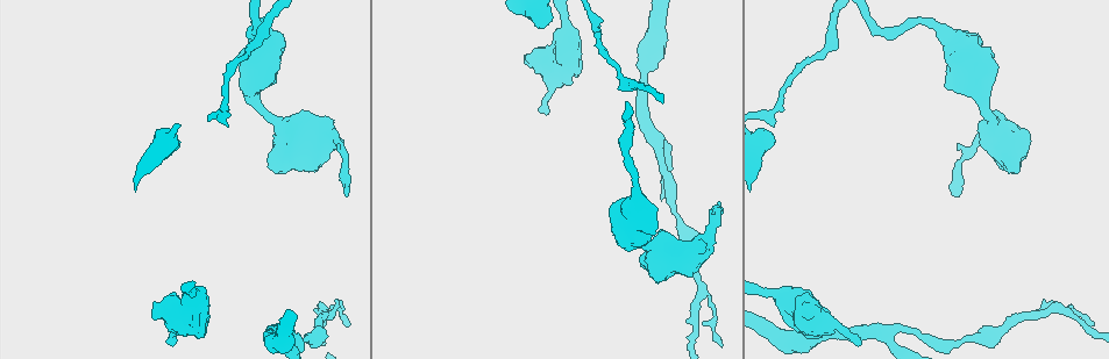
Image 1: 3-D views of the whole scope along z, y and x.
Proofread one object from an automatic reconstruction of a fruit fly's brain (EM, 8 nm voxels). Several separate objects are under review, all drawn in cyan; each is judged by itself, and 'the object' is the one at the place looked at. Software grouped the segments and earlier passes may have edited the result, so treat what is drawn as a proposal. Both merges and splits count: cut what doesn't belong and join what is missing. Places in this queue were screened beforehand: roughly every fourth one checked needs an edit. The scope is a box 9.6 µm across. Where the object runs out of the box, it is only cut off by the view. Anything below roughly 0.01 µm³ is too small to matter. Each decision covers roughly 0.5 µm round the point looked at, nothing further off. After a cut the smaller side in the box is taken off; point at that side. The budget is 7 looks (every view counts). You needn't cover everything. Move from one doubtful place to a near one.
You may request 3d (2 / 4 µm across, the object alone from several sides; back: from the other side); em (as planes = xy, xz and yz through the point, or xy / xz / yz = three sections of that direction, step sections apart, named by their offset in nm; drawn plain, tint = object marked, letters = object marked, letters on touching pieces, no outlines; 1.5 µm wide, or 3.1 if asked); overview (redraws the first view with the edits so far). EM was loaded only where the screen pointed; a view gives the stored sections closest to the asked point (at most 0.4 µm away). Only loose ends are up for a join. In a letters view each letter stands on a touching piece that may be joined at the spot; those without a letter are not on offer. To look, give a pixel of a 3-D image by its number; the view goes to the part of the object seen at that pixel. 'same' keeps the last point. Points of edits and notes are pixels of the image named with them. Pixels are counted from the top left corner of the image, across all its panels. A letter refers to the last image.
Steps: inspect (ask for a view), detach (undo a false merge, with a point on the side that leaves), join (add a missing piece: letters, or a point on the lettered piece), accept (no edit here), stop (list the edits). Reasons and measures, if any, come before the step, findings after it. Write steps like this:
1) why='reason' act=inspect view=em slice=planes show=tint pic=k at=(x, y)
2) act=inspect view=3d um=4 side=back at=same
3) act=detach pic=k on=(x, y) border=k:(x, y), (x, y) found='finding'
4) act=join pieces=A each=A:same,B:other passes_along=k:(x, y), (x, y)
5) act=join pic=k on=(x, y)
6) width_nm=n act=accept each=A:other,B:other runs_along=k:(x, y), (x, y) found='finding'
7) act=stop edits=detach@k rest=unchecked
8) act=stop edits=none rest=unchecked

why='thin end' act=inspect view=em slice=planes show=letters pic=1 at=(1092, 322)

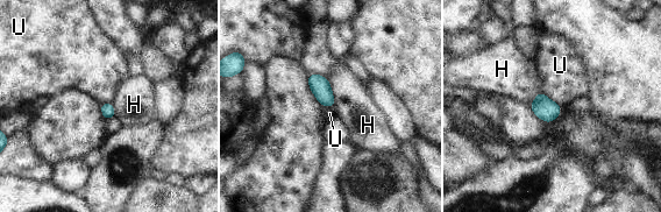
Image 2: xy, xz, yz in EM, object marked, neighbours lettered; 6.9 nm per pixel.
width_nm=90 act=accept each=H:other,U:other border=2:(542, 91), (549, 99), (562, 106) found='none of them fits'

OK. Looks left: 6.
why='long arm stops here' act=inspect view=3d um=4 pic=1 at=(953, 194)

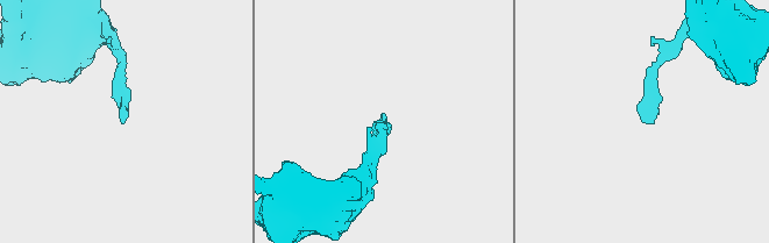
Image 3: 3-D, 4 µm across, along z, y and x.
act=inspect view=em slice=planes show=letters pic=3 at=(644, 120)

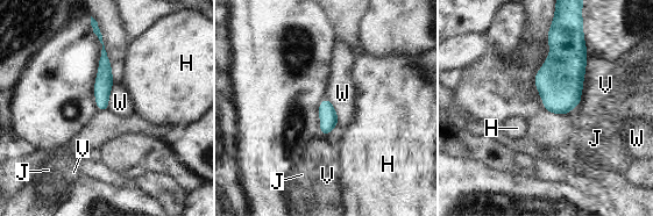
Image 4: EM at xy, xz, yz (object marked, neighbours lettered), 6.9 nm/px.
act=accept each=H:other,J:other,V:other,W:other found='none of them fits'

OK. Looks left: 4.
why='sudden change in width' act=inspect view=3d um=4 pic=1 at=(705, 240)

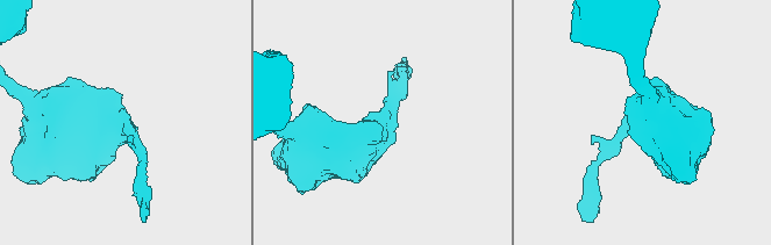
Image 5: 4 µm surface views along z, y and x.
why='now the EM' act=inspect view=em slice=planes show=plain pic=5 at=(120, 120)

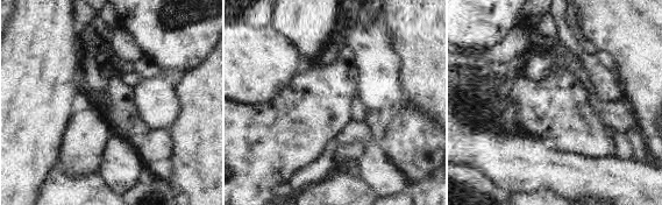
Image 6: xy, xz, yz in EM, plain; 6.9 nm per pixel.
why='see the neighbours' act=inspect view=em slice=planes show=letters at=same

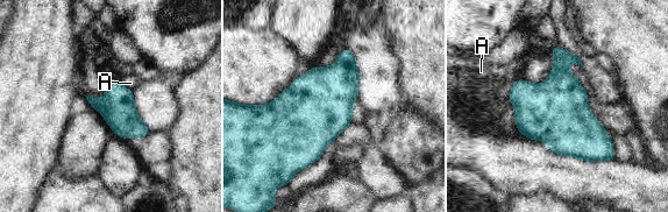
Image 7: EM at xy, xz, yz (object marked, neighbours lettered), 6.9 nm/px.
act=accept each=A:other border=7:(119, 78), (132, 91) found='continuous, no second neuron'

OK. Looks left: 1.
act=stop edits=none rest=unchecked

